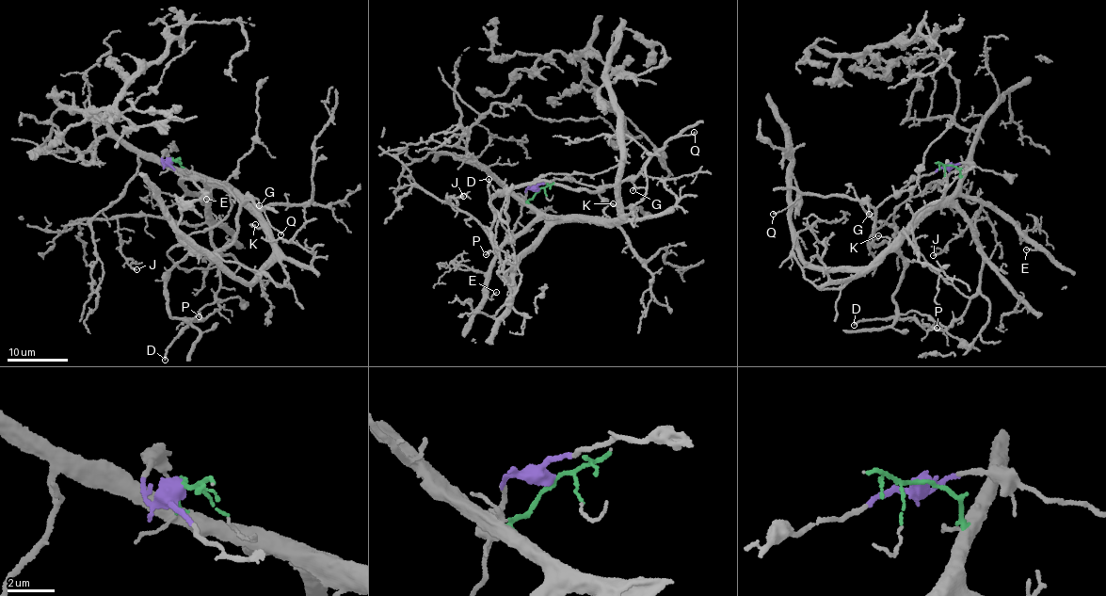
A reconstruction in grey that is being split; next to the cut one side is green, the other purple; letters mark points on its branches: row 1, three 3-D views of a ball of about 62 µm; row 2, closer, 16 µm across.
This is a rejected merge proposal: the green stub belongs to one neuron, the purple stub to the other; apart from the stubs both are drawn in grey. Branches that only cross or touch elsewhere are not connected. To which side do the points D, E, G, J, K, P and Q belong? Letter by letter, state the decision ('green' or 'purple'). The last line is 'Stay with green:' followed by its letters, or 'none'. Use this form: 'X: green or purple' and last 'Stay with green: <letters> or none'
D: green
E: green
G: purple
J: green
K: green
P: green
Q: purple
Stay with green: D, E, J, K, P

